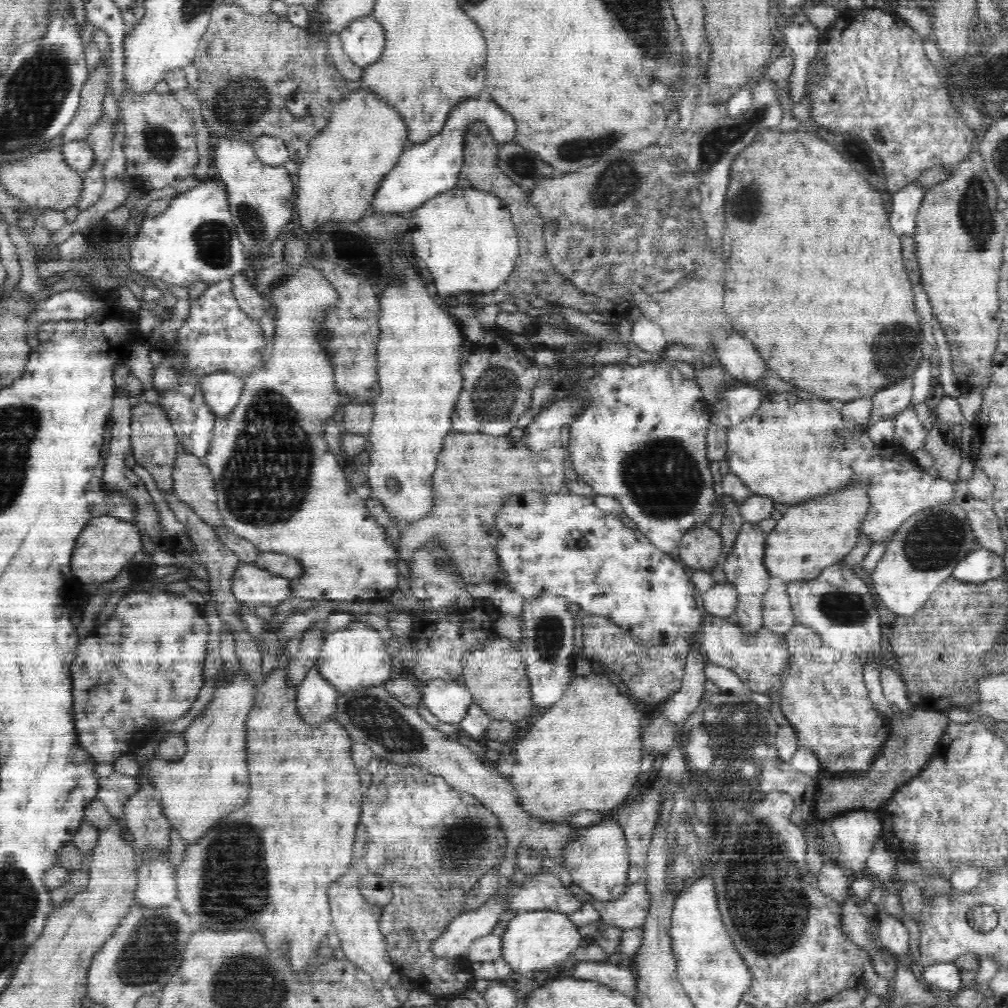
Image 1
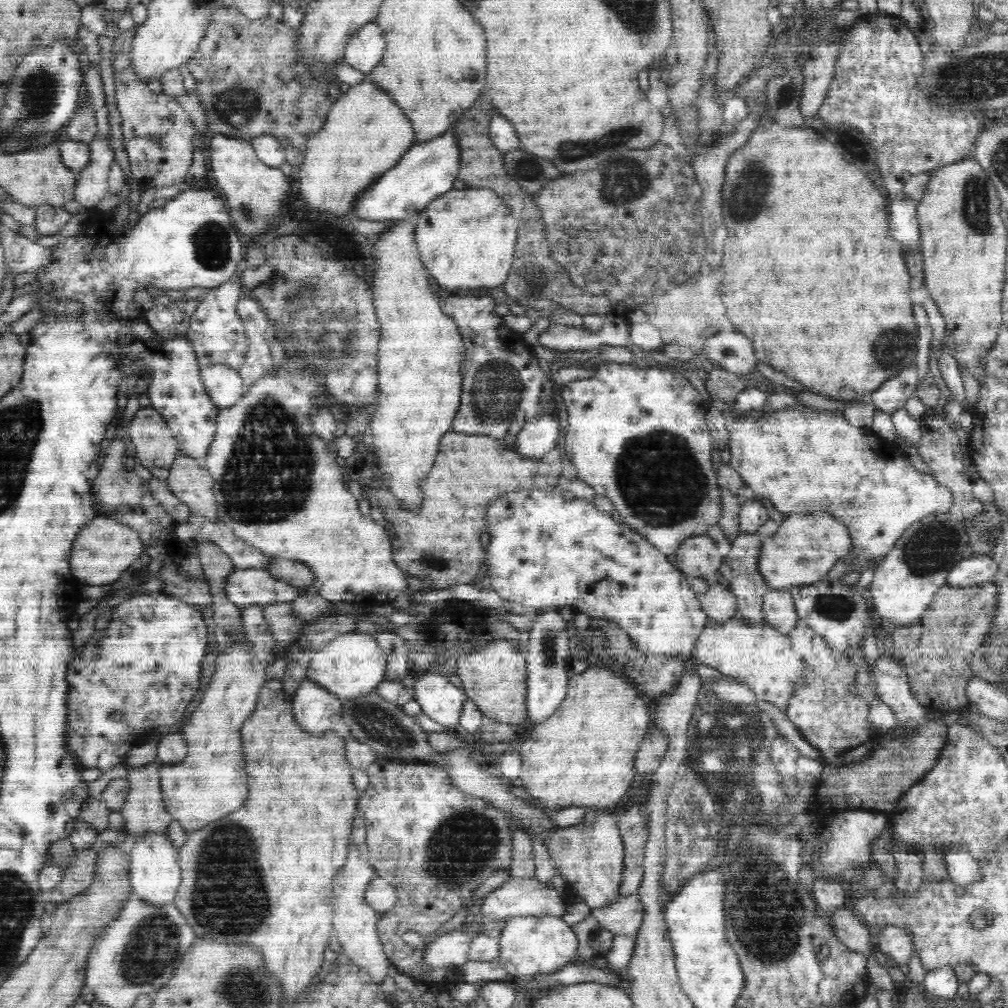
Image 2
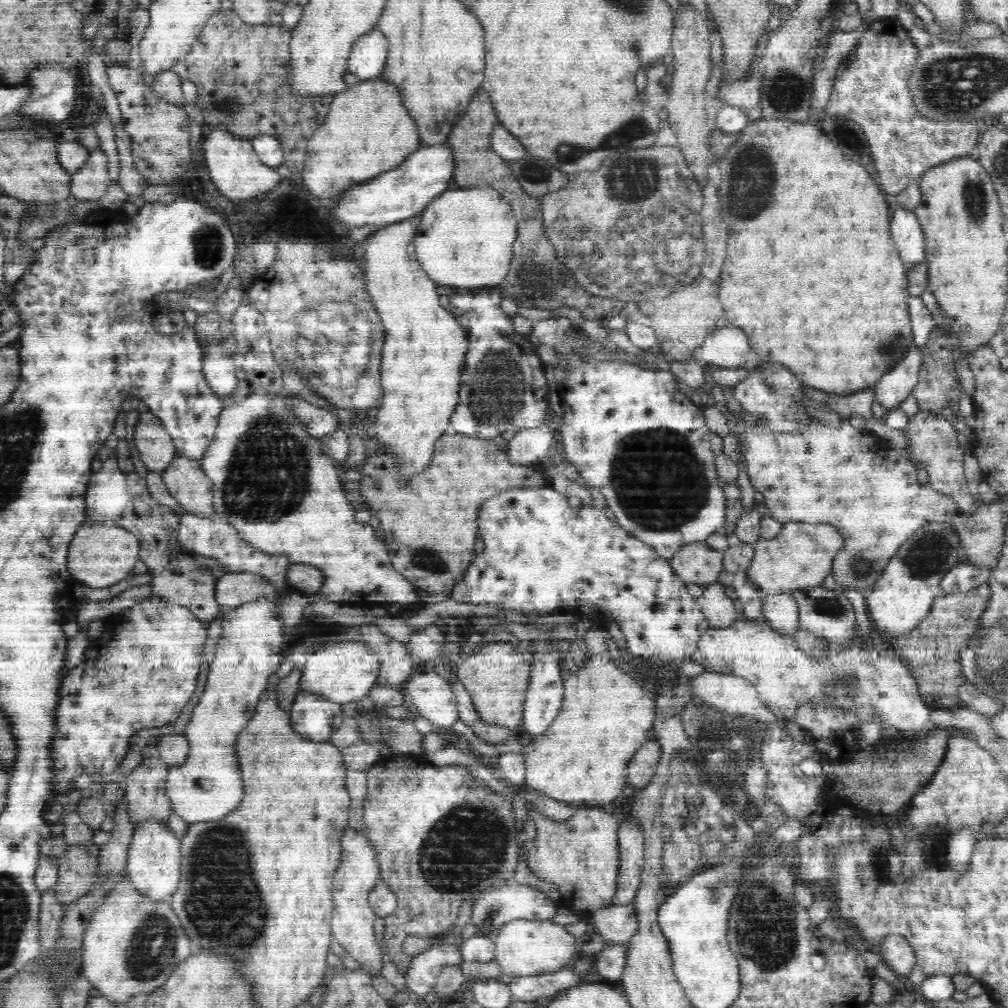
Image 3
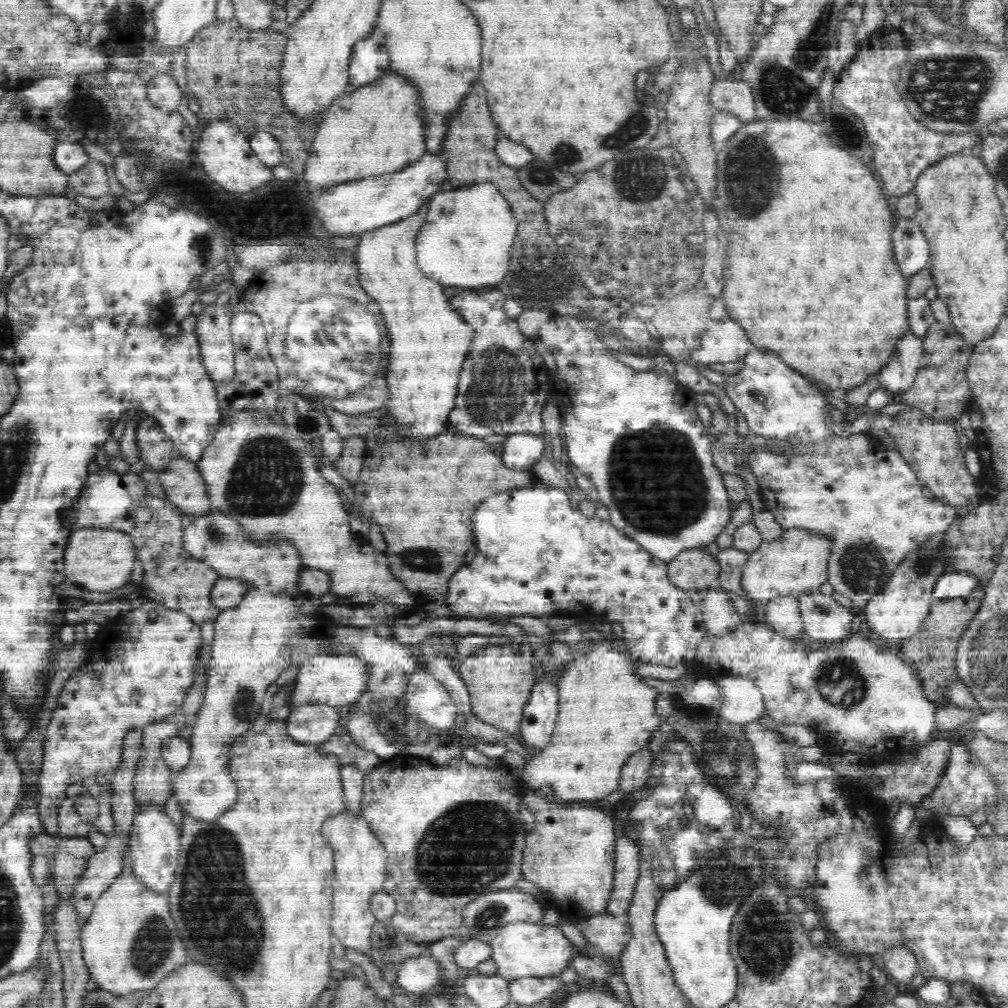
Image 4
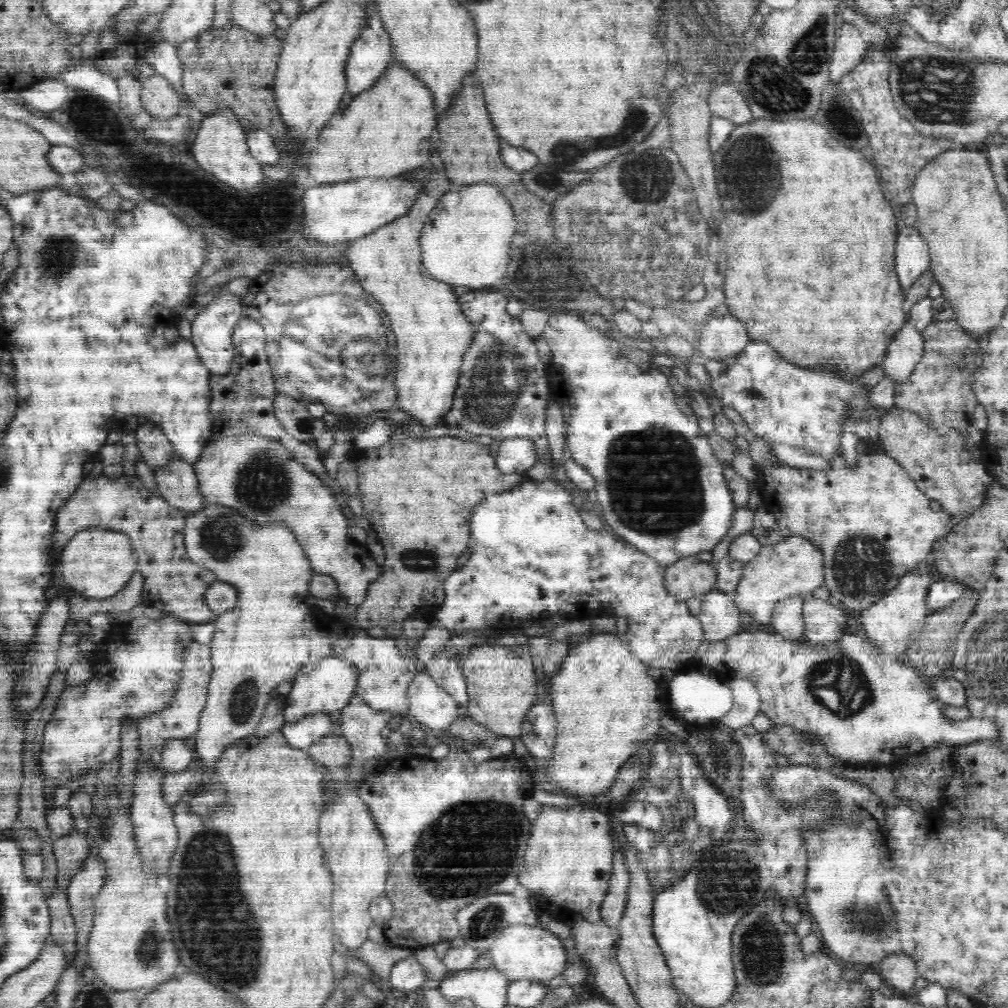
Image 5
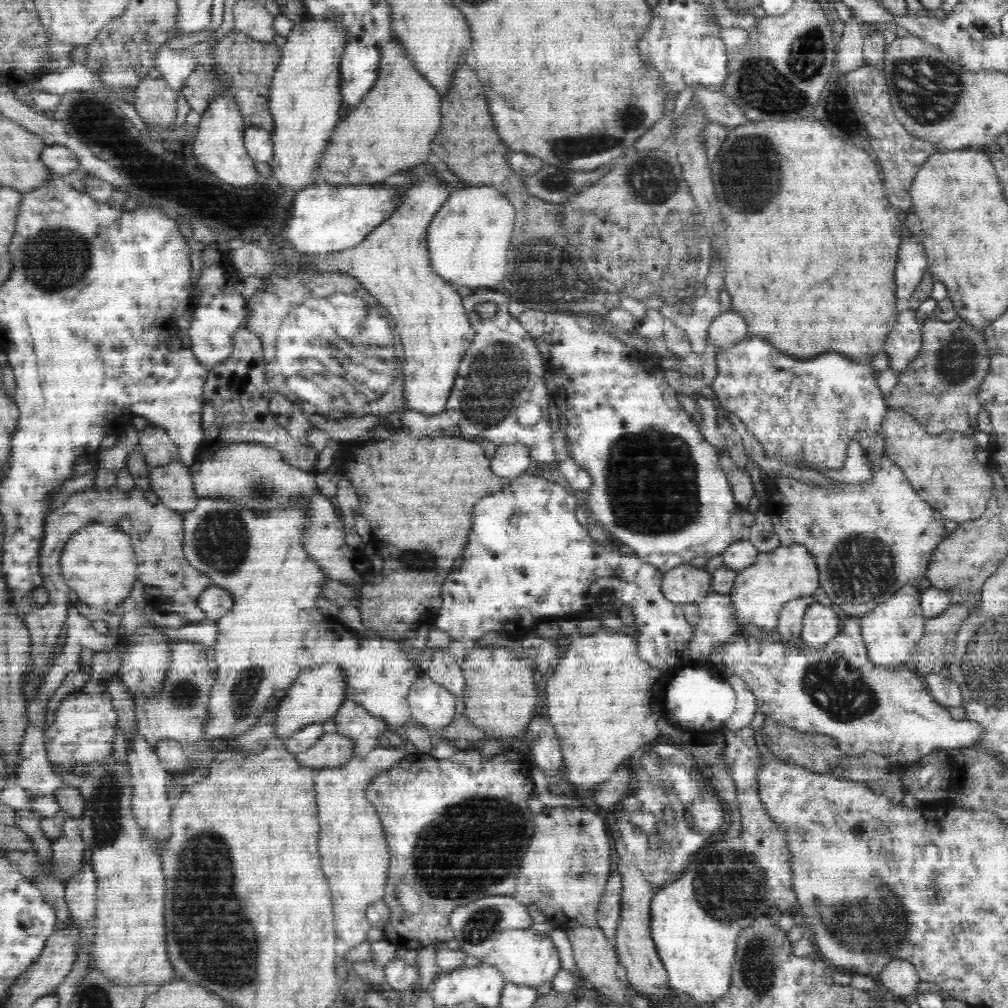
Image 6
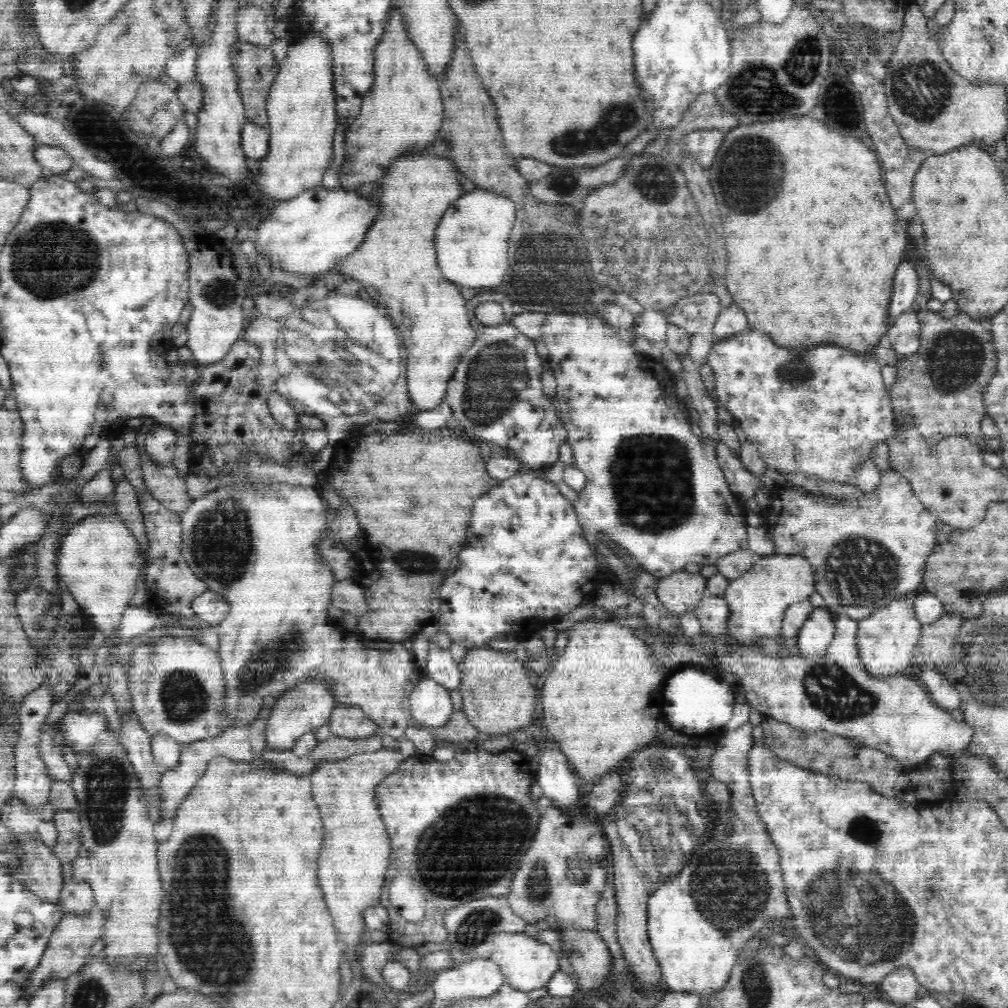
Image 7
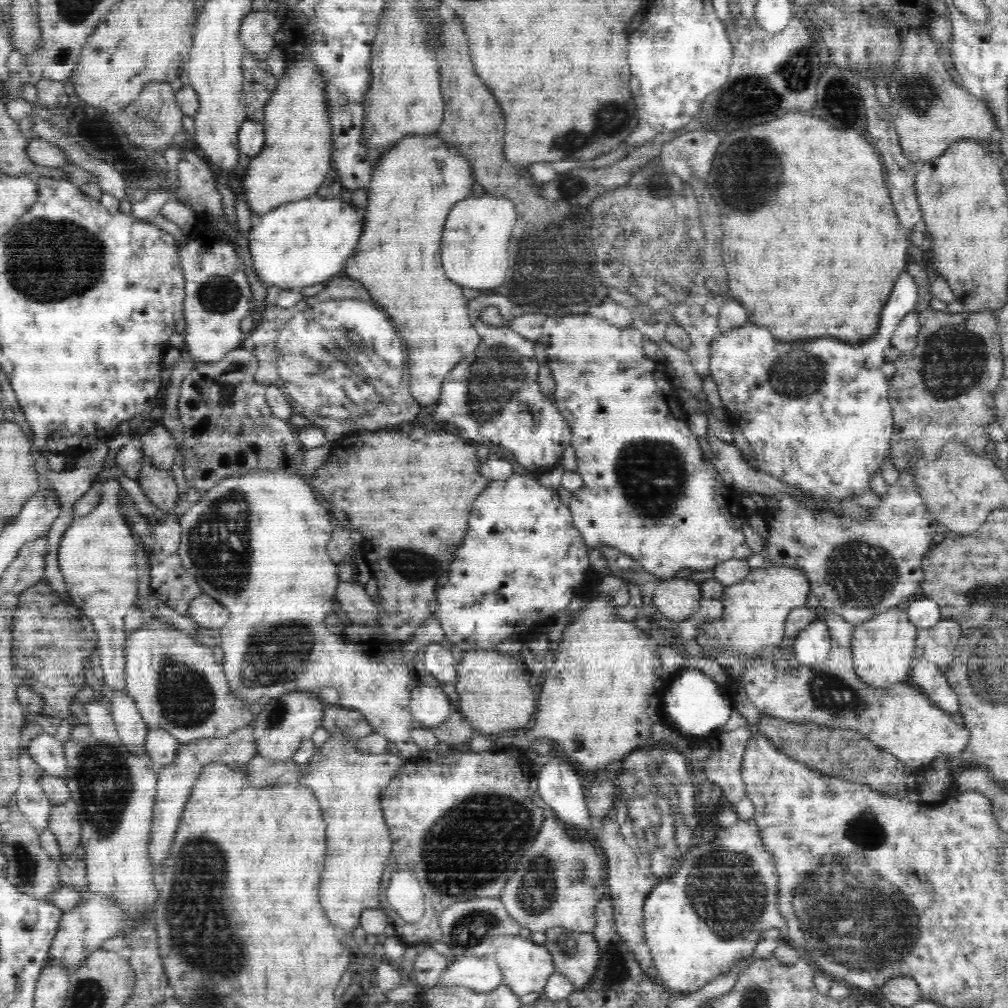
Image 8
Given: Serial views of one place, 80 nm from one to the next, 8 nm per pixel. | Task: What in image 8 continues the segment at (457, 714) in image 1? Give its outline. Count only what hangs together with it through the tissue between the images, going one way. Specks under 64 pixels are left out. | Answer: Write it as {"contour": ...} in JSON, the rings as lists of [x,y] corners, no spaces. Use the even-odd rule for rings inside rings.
{"contour":[[[420,684],[411,692],[411,713],[426,727],[442,724],[452,714],[452,706],[446,693],[438,686]]]}

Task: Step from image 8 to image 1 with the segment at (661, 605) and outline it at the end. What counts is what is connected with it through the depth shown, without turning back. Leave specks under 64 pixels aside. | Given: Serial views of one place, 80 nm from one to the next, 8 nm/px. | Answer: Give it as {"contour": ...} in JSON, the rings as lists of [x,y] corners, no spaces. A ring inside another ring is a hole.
{"contour":[[[698,524],[683,535],[674,555],[689,572],[712,571],[724,556],[721,532]]]}

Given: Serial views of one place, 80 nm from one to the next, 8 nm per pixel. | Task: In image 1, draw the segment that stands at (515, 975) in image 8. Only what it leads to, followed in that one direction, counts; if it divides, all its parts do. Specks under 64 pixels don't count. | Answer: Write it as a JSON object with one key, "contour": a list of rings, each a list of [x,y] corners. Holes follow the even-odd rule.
{"contour":[[[531,909],[517,913],[503,932],[502,957],[511,966],[512,972],[525,974],[548,971],[564,962],[580,944],[581,933],[568,913],[556,909]]]}

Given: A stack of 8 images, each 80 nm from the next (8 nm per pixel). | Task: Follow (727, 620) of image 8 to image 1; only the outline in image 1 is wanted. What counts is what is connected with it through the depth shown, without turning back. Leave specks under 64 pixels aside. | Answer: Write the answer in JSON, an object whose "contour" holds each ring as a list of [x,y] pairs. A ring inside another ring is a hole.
{"contour":[[[852,481],[844,485],[842,490],[830,490],[820,496],[808,498],[804,502],[782,509],[783,516],[777,522],[776,529],[766,538],[764,565],[770,576],[780,578],[782,582],[816,577],[830,564],[843,560],[856,546],[861,534],[862,522],[870,510],[869,486],[866,481]]]}

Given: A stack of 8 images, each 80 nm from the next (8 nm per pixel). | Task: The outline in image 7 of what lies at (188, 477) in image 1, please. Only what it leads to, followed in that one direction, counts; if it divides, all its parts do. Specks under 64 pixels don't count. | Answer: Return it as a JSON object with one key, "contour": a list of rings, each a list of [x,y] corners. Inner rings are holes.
{"contour":[[[144,452],[141,458],[145,491],[170,511],[186,511],[193,503],[193,498],[189,496],[184,477],[180,477],[171,465],[161,466],[153,463]]]}

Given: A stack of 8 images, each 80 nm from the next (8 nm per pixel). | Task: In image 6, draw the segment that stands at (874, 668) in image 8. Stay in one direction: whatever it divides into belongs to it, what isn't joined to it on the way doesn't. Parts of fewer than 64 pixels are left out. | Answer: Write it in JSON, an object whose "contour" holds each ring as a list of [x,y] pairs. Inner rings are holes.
{"contour":[[[905,584],[894,593],[890,600],[878,604],[872,612],[861,615],[858,619],[860,634],[868,648],[869,659],[877,666],[899,668],[908,663],[908,656],[914,644],[925,632],[926,618],[921,611],[920,590]]]}

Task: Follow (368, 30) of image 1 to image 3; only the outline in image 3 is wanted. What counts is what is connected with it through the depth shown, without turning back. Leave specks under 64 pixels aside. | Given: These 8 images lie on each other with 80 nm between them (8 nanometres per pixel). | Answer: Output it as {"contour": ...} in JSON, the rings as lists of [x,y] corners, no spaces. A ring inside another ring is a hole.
{"contour":[[[374,28],[351,46],[347,70],[360,81],[378,80],[386,64],[388,50],[386,36],[378,28]]]}

